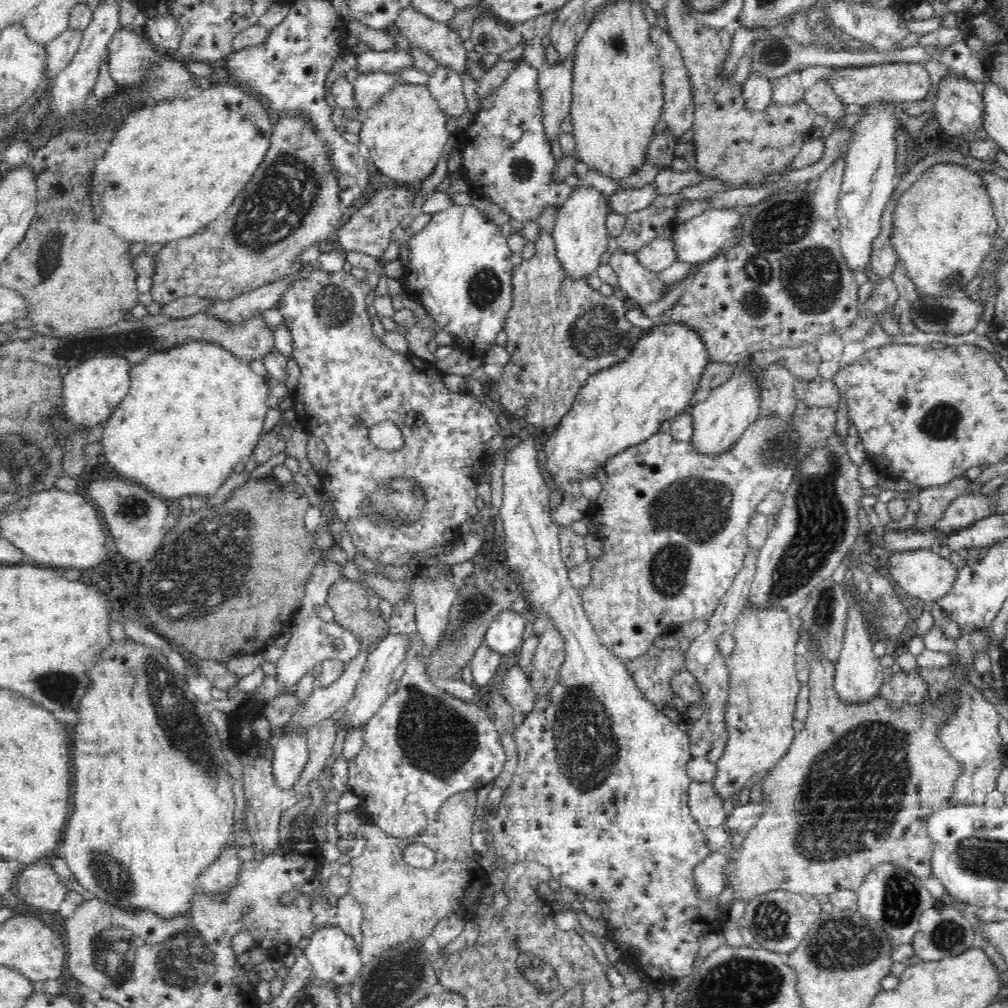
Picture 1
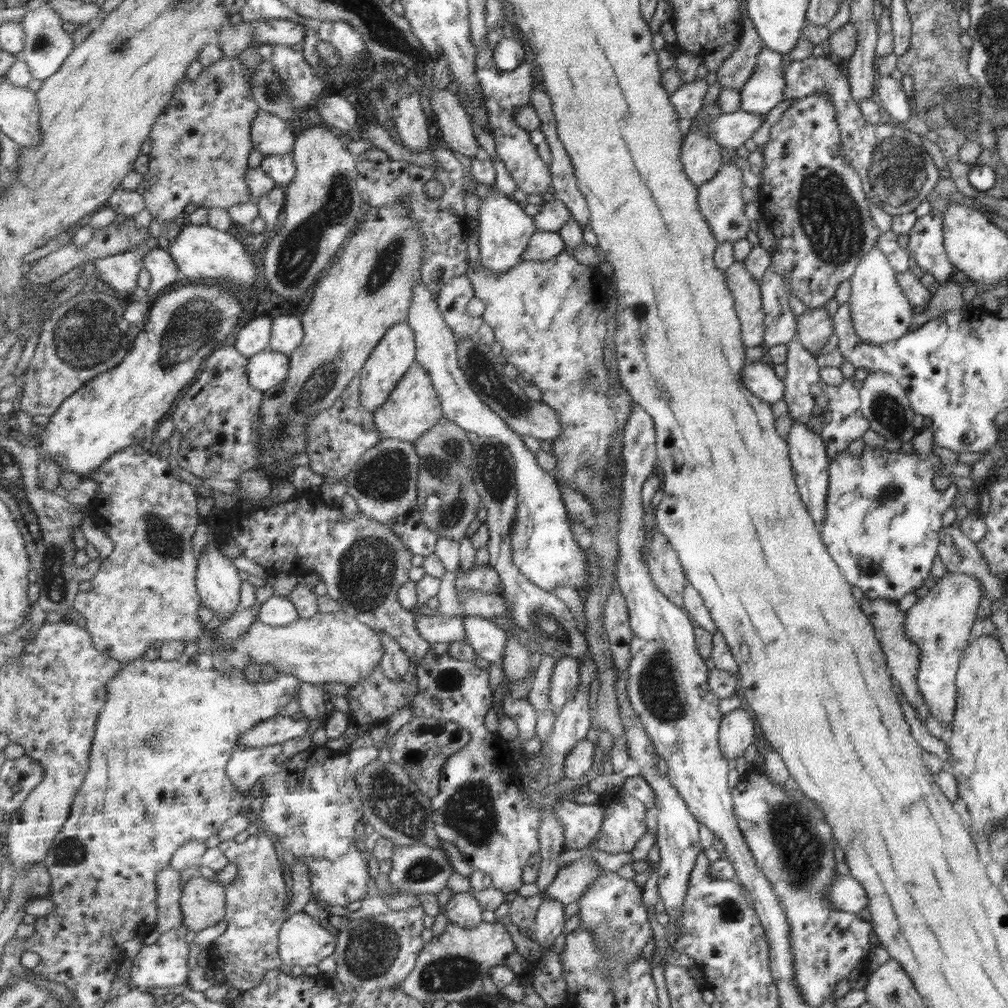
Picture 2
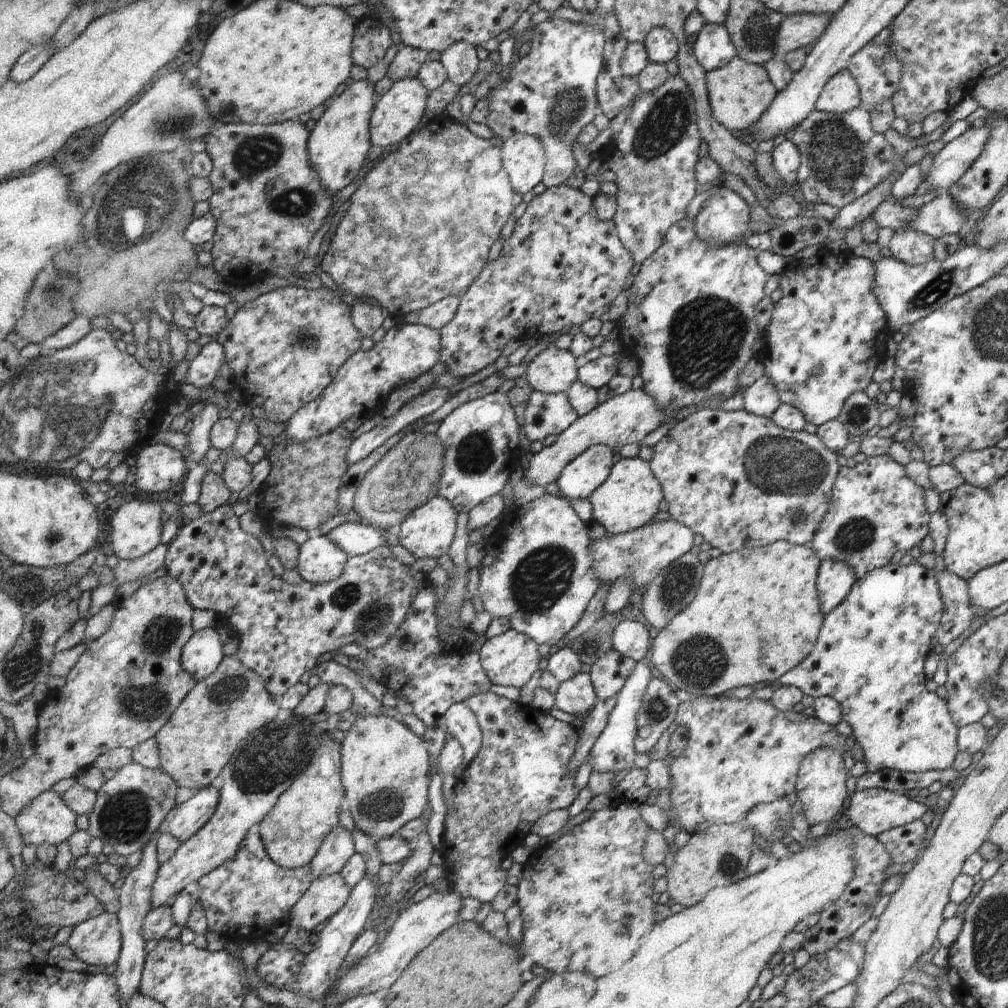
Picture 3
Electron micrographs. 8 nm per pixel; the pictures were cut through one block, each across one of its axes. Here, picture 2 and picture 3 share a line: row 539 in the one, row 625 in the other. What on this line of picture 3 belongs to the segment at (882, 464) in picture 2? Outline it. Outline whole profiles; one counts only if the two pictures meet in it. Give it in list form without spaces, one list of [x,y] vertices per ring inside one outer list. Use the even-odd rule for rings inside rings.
[[[889,563],[887,566],[871,570],[871,572],[864,574],[863,578],[859,578],[854,582],[843,602],[840,602],[831,612],[824,615],[817,640],[813,644],[813,650],[807,655],[807,658],[803,658],[795,668],[791,668],[791,670],[788,670],[778,678],[779,684],[794,686],[802,694],[809,696],[809,698],[814,699],[820,696],[828,696],[835,702],[838,702],[841,708],[841,720],[845,720],[849,724],[854,742],[857,742],[863,751],[862,761],[866,766],[864,774],[873,774],[873,772],[879,772],[879,770],[883,769],[919,773],[923,771],[945,770],[945,768],[951,767],[953,758],[955,758],[955,754],[958,751],[956,742],[958,728],[951,722],[946,700],[925,689],[926,680],[923,674],[923,660],[925,660],[925,656],[931,655],[931,644],[934,642],[934,634],[937,626],[939,626],[943,610],[942,606],[943,603],[939,596],[937,582],[935,582],[935,576],[933,576],[931,569],[925,569],[916,563],[906,566],[901,566],[899,563]]]

